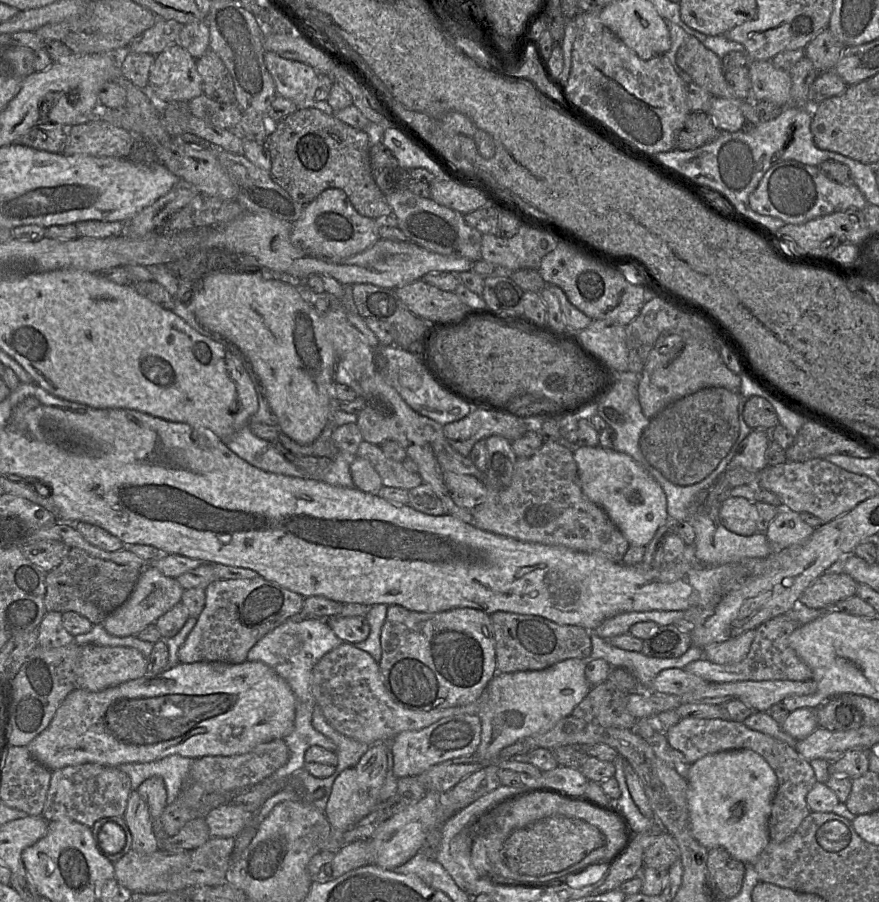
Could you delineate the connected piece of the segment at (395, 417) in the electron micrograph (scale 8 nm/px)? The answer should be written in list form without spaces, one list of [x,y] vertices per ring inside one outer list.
[[[379,371],[363,380],[360,385],[362,396],[358,397],[364,399],[365,406],[357,417],[356,425],[363,440],[374,445],[389,440],[397,441],[405,449],[407,457],[416,463],[423,483],[429,485],[437,494],[448,514],[479,529],[519,541],[564,546],[579,552],[601,553],[615,562],[622,562],[630,543],[604,510],[584,495],[573,452],[560,442],[544,442],[532,456],[517,457],[509,486],[494,489],[488,483],[485,472],[480,471],[469,457],[462,456],[450,446],[444,436],[443,426],[410,408]]]

